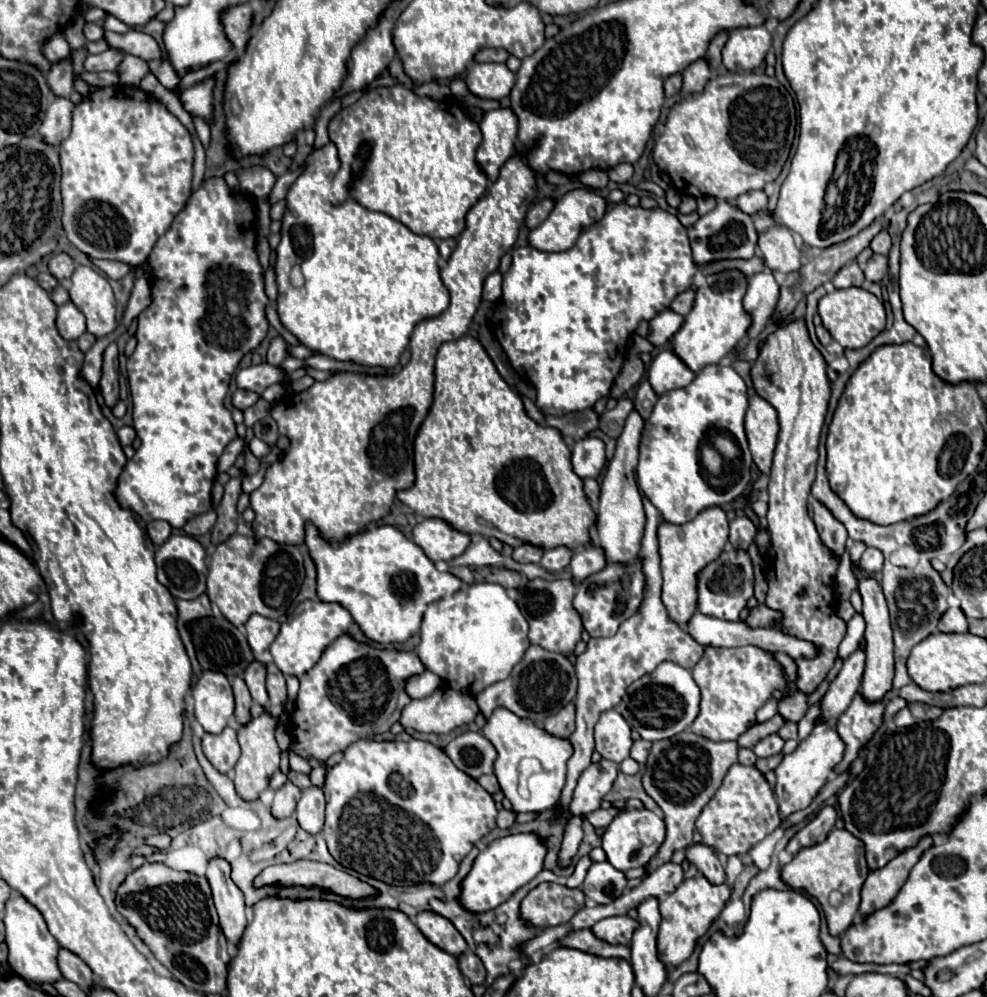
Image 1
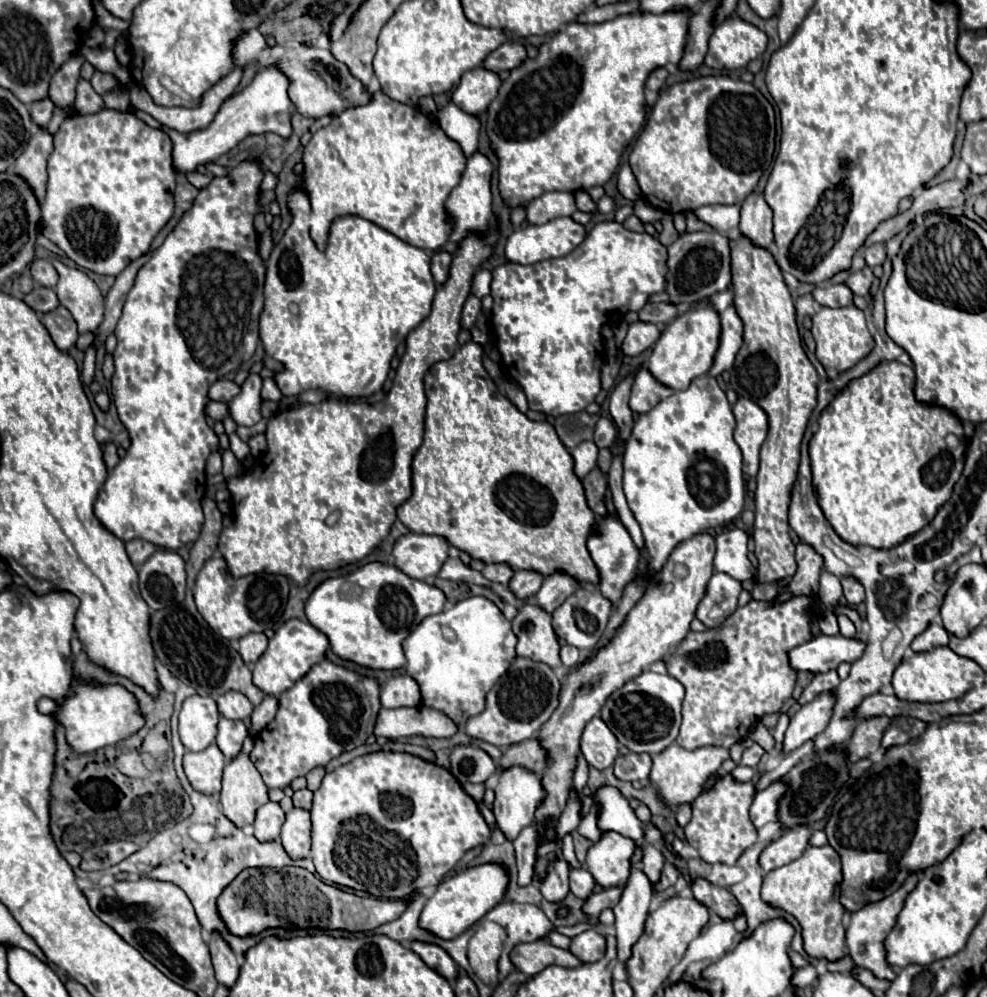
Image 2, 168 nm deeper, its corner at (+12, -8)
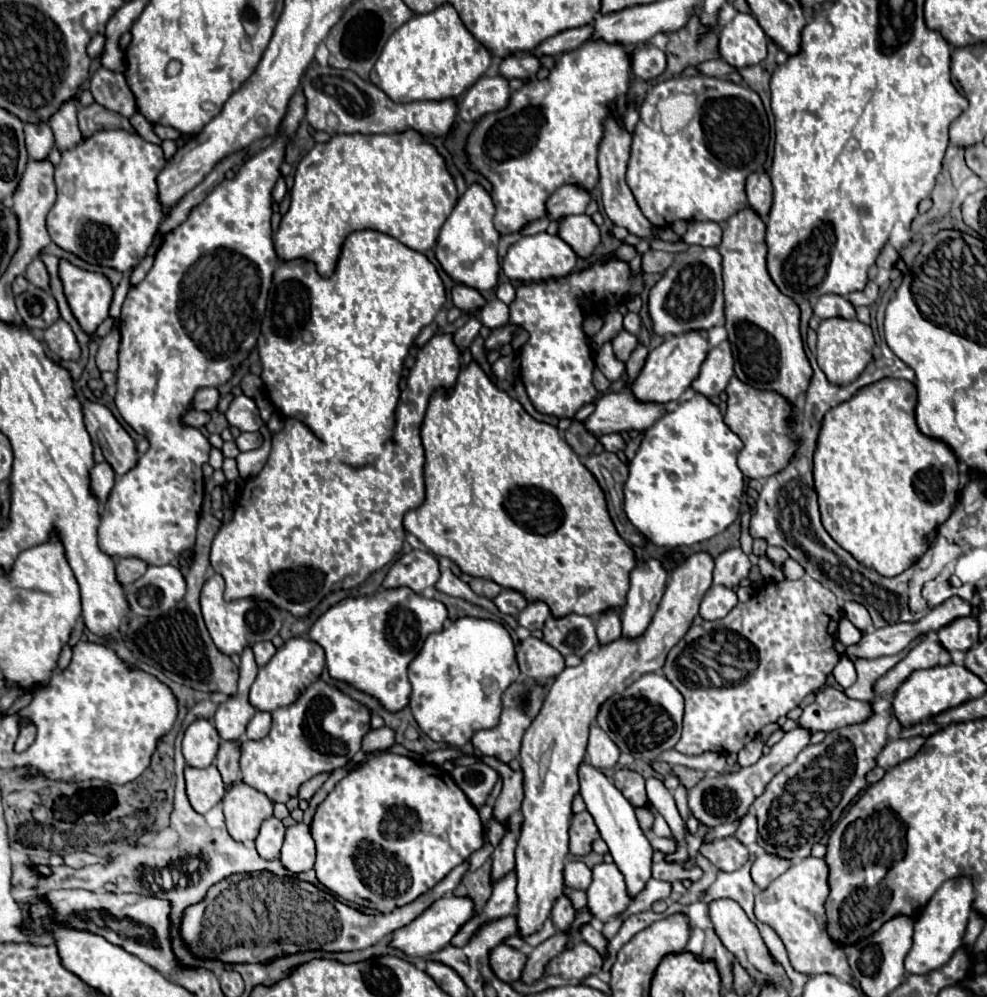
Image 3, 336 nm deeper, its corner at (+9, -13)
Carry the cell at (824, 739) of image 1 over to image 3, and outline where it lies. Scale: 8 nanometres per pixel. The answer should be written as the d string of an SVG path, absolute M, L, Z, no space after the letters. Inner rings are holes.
M749 813L747 817L741 819L741 825L735 831L735 837L745 845L751 845L751 843L757 841L757 821L755 821L753 813Z

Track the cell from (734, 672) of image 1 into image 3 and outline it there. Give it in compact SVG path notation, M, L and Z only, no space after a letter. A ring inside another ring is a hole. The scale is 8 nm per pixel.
M803 577L803 579L797 579L797 581L781 581L781 583L767 583L763 585L759 591L753 593L753 597L747 601L747 603L737 603L735 609L723 617L723 619L717 619L717 621L703 621L703 625L699 627L691 627L687 631L687 635L669 651L667 655L667 661L663 665L663 671L665 671L665 677L681 691L681 695L685 697L685 717L683 717L683 735L679 739L679 743L675 745L675 749L683 755L701 755L705 751L715 751L715 753L737 753L741 751L749 741L753 741L757 737L757 733L761 731L761 727L765 727L767 723L773 723L777 721L781 715L787 715L791 709L795 709L801 699L811 693L811 691L817 691L825 685L825 677L833 671L833 667L839 663L839 657L833 649L833 641L837 639L837 625L839 625L839 619L843 617L843 611L839 609L839 603L837 603L837 597L825 589L819 581L811 579L811 577Z

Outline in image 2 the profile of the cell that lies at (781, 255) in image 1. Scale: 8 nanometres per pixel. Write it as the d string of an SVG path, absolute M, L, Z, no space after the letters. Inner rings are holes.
M752 192L740 204L740 232L750 240L756 240L762 248L772 246L772 210L764 200L764 194Z

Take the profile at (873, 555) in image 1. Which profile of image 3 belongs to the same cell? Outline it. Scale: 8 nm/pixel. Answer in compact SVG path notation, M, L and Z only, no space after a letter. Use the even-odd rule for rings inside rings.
M847 601L847 603L843 605L843 611L845 611L845 617L847 617L859 631L865 631L865 629L871 625L871 617L869 617L867 609L865 609L861 603Z

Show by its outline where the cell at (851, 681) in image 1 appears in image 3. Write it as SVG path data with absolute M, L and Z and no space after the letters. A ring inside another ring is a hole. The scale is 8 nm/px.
M797 725L793 731L785 733L783 739L777 745L773 745L769 749L767 757L763 755L755 765L745 767L745 769L741 769L741 771L737 771L733 775L717 773L711 779L701 779L689 791L689 809L691 809L691 813L701 823L705 823L707 827L715 827L715 825L721 825L725 821L735 821L735 819L745 817L749 813L751 803L765 791L765 787L773 779L773 775L777 775L783 767L791 765L795 761L795 757L809 745L809 739L811 739L811 731L803 729L801 725Z

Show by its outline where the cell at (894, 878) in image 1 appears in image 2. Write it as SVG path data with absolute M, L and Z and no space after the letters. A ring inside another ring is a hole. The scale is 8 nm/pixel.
M910 874L908 880L904 882L904 886L900 890L896 890L892 896L888 896L888 898L876 902L876 904L868 904L868 908L862 908L860 912L854 912L850 916L850 924L846 928L846 946L848 946L848 954L854 962L854 966L870 970L876 978L884 978L884 980L894 980L896 978L894 970L886 962L884 940L890 934L890 930L894 928L896 918L898 918L900 910L904 908L904 902L906 902L908 894L916 888L916 884L918 884L918 874Z

